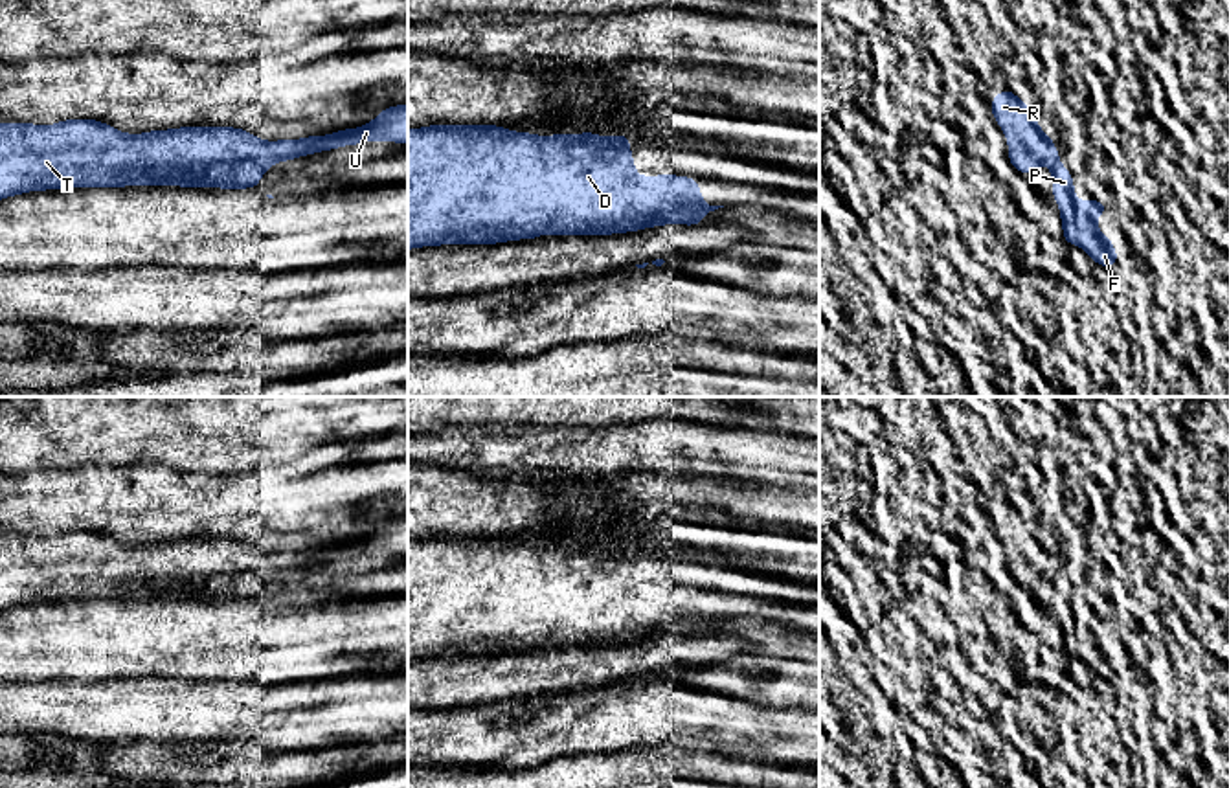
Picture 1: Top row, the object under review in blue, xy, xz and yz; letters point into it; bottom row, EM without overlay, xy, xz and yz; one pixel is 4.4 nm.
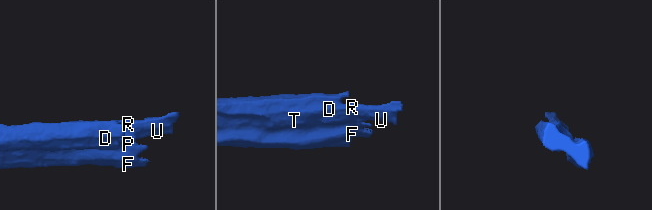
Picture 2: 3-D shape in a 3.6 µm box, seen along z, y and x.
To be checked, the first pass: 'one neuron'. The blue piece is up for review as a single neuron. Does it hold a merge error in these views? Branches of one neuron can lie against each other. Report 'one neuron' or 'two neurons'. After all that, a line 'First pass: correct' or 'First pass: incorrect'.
two neurons
First pass: incorrect

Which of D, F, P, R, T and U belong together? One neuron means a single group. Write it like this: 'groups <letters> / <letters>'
groups D R T U / F P

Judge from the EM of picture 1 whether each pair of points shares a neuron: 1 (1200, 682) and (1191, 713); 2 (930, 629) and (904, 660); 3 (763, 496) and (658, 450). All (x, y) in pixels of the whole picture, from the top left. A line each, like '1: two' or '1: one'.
1: two
2: two
3: two

